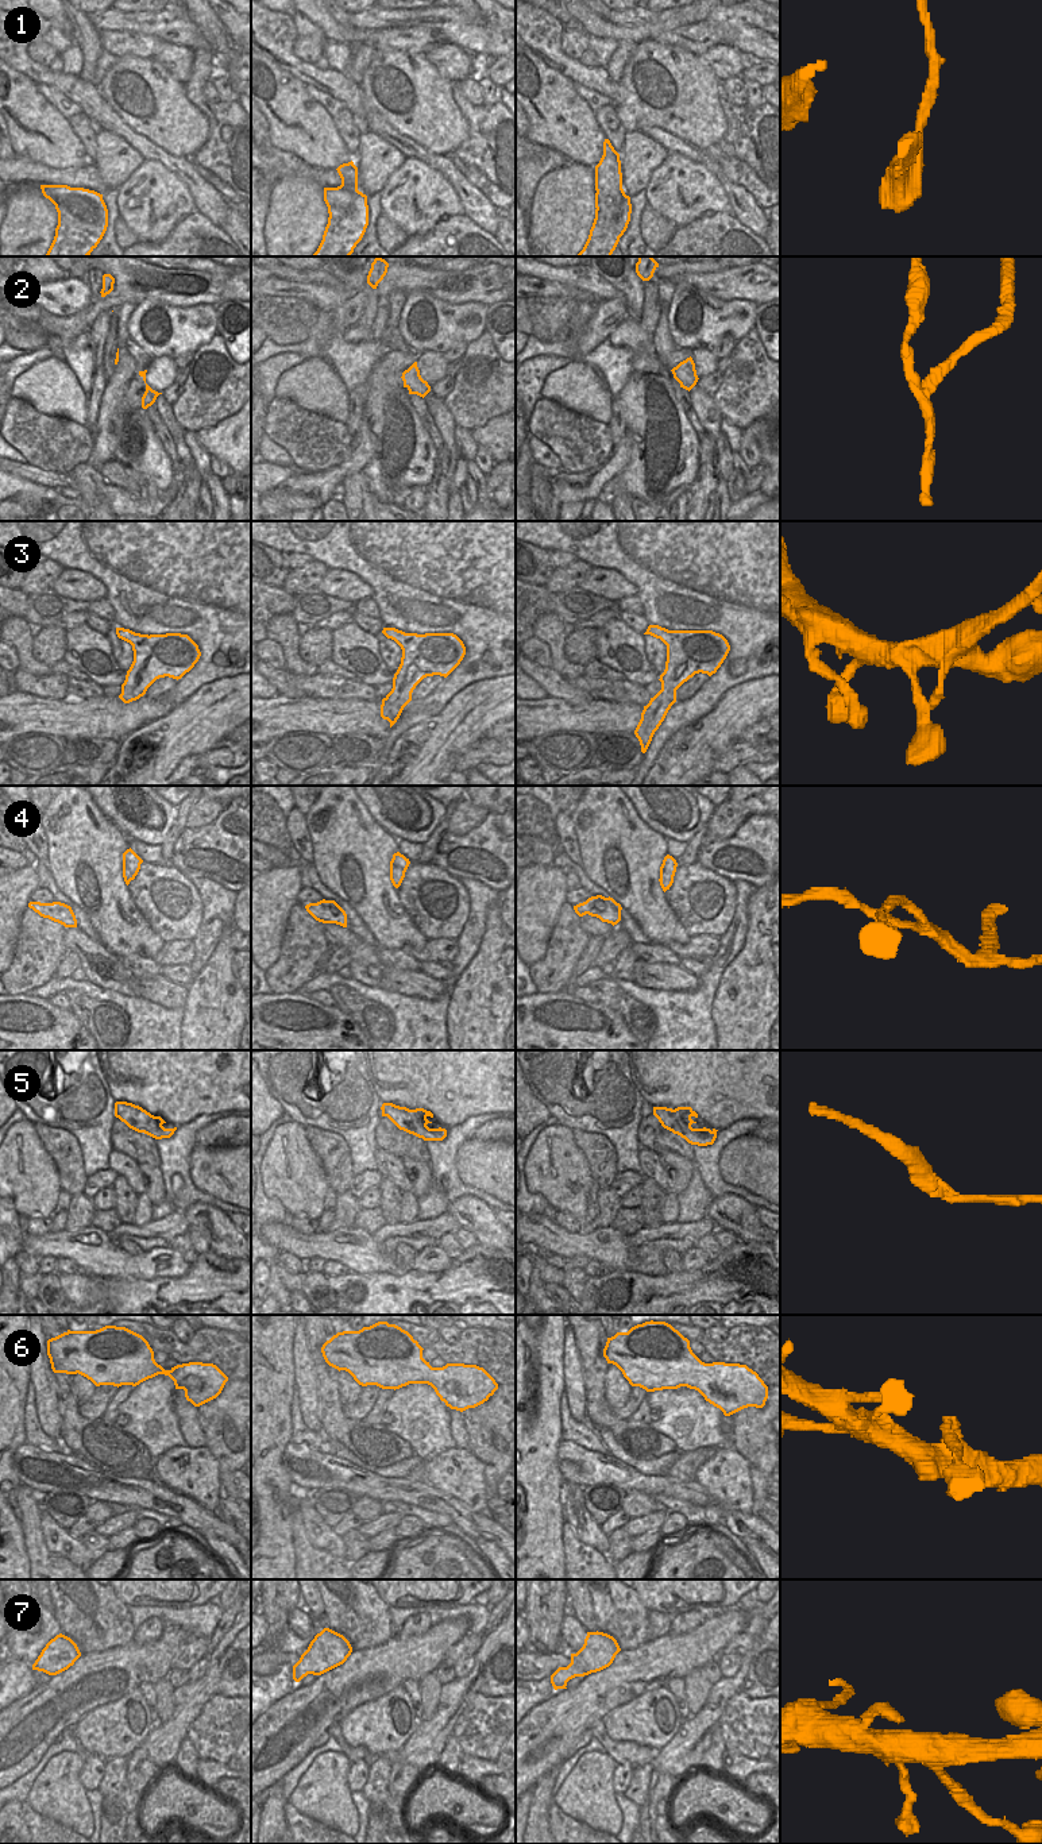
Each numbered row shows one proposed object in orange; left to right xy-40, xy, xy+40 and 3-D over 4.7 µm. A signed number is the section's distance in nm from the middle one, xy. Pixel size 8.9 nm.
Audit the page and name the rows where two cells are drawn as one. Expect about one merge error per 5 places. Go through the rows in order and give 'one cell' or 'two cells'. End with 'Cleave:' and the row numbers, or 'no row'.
1: two cells
2: two cells
3: one cell
4: one cell
5: one cell
6: one cell
7: one cell
Cleave: 1, 2

